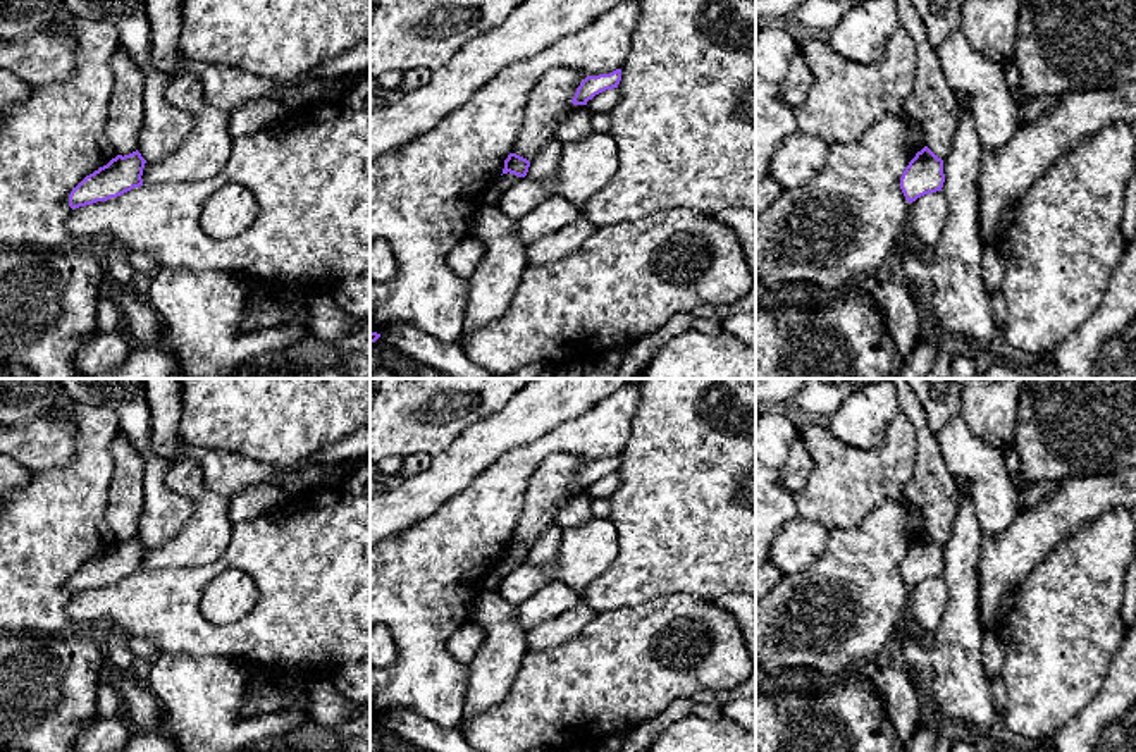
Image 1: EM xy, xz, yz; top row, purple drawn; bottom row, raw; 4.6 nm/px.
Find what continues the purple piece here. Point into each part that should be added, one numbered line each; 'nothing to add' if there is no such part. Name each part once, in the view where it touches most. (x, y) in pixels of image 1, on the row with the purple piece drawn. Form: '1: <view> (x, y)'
nothing to add

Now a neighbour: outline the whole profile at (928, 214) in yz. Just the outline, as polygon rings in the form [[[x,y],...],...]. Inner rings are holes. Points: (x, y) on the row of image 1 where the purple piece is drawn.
[[[942,191],[924,194],[911,203],[909,224],[924,248],[938,243],[950,208]]]

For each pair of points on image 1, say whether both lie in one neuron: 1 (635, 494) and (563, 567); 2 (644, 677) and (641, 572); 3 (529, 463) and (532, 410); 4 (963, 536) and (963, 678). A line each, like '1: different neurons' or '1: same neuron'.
1: different neurons
2: different neurons
3: different neurons
4: same neuron

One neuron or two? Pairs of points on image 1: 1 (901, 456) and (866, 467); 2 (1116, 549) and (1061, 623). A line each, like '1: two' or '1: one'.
1: two
2: one

